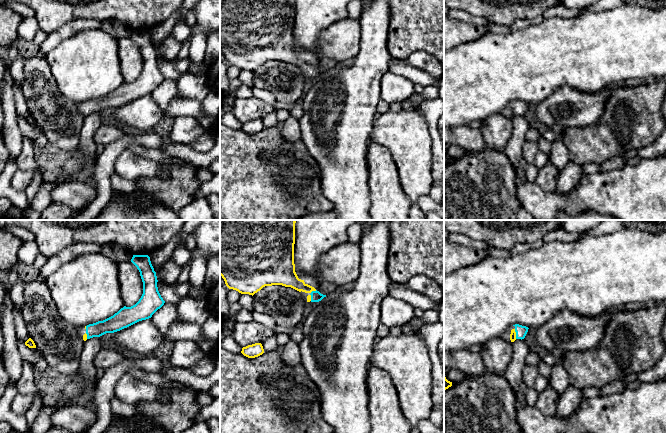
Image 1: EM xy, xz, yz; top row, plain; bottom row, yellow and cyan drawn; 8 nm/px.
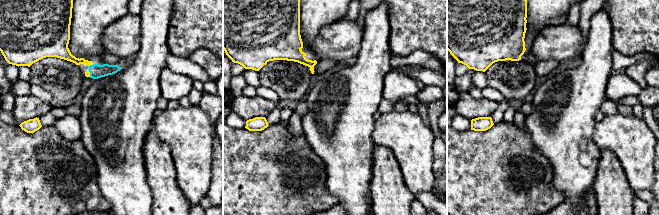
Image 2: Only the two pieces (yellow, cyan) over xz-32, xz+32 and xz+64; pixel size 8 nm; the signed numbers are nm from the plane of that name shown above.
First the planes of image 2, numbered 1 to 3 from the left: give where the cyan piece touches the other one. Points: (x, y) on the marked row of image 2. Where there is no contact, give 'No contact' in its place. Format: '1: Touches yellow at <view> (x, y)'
1: Touches yellow at xz-32 (91, 64)
2: No contact
3: No contact

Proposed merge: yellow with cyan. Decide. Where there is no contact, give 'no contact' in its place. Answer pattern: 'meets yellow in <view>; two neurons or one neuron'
meets yellow in yz; one neuron

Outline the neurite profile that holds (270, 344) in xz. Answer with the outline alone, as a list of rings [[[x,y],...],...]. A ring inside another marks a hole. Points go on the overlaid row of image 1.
[[[274,333],[271,337],[266,339],[262,343],[262,346],[263,346],[264,352],[270,352],[270,351],[277,350],[278,344],[277,344],[277,340],[276,340],[276,334]]]

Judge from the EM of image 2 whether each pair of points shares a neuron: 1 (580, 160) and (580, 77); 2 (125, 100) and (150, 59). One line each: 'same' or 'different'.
1: same
2: same

